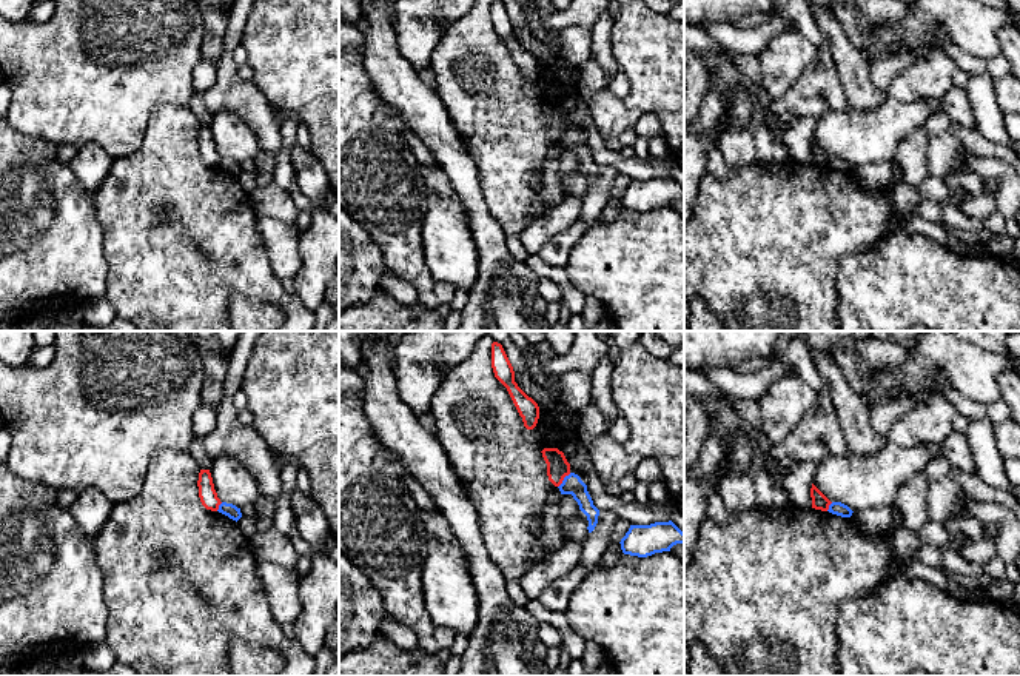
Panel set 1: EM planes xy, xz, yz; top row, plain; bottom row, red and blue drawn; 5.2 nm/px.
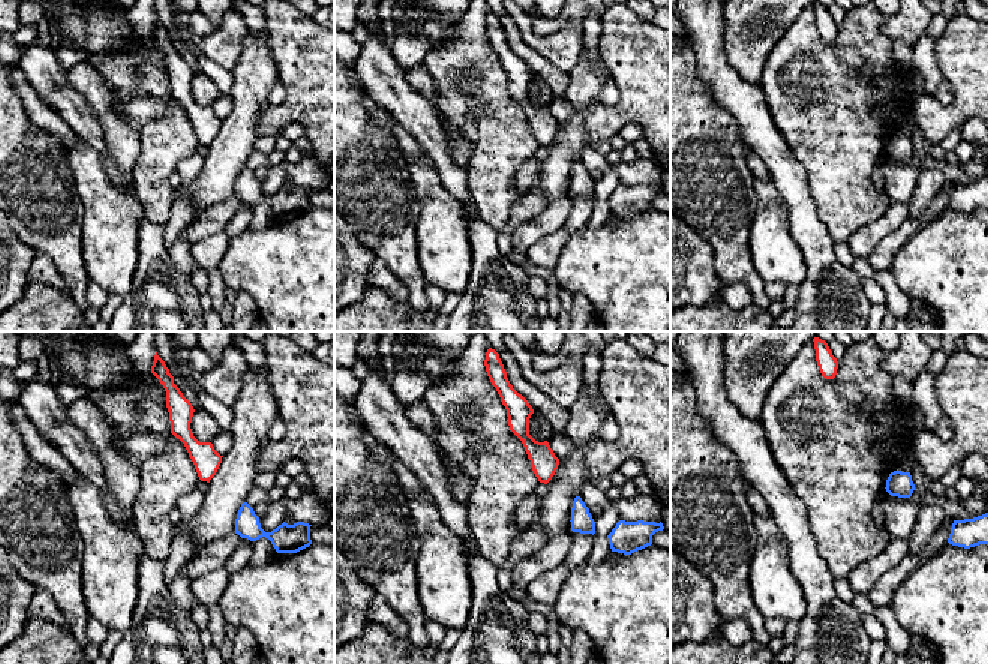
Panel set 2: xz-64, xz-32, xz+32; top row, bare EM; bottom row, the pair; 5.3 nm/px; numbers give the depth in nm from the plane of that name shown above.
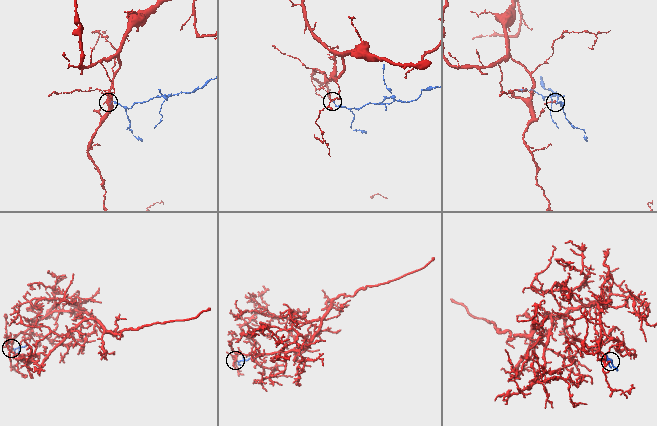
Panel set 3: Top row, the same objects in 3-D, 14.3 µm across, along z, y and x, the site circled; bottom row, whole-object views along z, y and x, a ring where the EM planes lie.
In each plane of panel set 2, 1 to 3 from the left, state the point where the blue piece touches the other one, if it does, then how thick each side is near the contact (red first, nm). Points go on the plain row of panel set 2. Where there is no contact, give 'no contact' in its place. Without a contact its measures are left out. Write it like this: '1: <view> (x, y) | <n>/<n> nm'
1: no contact
2: no contact
3: no contact

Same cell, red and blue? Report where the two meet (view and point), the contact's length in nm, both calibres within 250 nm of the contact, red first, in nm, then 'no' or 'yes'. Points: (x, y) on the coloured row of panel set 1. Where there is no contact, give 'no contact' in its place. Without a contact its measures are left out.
meets red in xz at (563, 479); contact 100 nm long; 120 nm thick on the red side, 110 nm on the other; no

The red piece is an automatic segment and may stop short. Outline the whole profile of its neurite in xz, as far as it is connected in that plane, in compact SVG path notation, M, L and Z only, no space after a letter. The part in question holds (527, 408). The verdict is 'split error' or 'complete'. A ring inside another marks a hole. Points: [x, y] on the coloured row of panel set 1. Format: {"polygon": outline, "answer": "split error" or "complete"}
{"polygon": "M498 342L492 343L492 368L495 377L507 388L519 416L522 417L524 427L533 430L539 419L539 407L515 382L513 366L502 345Z", "answer": "complete"}

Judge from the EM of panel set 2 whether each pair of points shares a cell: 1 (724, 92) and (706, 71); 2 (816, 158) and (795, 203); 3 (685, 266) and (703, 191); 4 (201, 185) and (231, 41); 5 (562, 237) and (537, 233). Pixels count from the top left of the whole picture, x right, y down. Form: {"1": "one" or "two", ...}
{"1": "one", "2": "two", "3": "two", "4": "two", "5": "two"}

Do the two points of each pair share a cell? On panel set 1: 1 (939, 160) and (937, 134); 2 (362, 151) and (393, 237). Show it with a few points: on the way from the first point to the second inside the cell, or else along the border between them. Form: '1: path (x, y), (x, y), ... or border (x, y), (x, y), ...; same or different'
1: path (939, 154), (939, 140); same
2: path (370, 173), (389, 200), (393, 216); same

